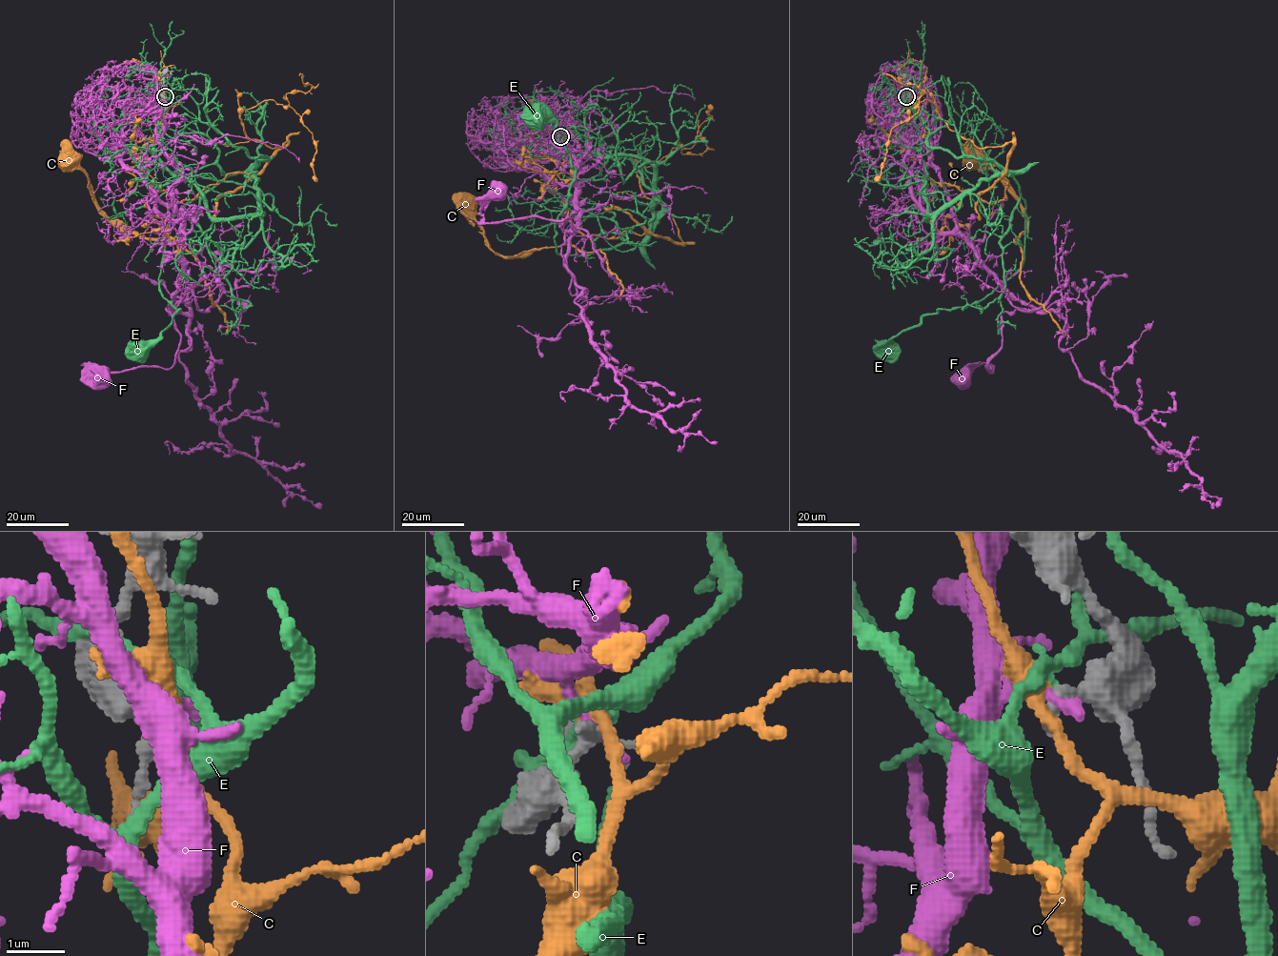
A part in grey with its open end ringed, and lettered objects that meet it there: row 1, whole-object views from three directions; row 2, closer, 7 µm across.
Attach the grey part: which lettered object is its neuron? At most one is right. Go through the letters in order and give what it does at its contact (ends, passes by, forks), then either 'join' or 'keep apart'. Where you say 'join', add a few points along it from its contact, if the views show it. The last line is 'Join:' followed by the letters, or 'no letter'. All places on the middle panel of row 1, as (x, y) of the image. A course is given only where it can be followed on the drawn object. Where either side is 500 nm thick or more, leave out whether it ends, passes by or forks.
C: it forks there; keep apart
E: it passes by; keep apart
F: it ends there; keep apart
Join: no letter

